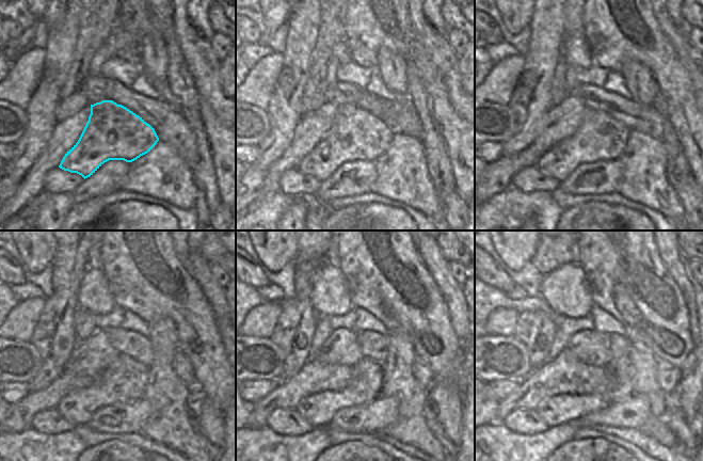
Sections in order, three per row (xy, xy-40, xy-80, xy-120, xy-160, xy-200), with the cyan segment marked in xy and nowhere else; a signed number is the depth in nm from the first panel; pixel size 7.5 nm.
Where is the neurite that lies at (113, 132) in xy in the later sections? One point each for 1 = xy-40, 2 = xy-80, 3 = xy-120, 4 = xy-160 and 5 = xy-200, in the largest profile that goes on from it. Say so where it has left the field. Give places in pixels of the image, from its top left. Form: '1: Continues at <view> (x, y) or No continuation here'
1: Continues at xy-40 (355, 134)
2: Continues at xy-80 (600, 138)
3: Continues at xy-120 (124, 381)
4: Continues at xy-160 (366, 383)
5: Continues at xy-200 (557, 410).

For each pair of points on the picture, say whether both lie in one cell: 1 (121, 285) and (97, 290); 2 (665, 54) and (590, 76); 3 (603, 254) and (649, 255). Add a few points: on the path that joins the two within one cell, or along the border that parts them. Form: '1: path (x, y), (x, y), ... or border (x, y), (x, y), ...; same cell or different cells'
1: border (101, 268), (115, 305); different cells
2: border (594, 63), (608, 70); different cells
3: path (614, 254), (637, 255); same cell

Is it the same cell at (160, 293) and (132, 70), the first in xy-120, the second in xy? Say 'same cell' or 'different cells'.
different cells

